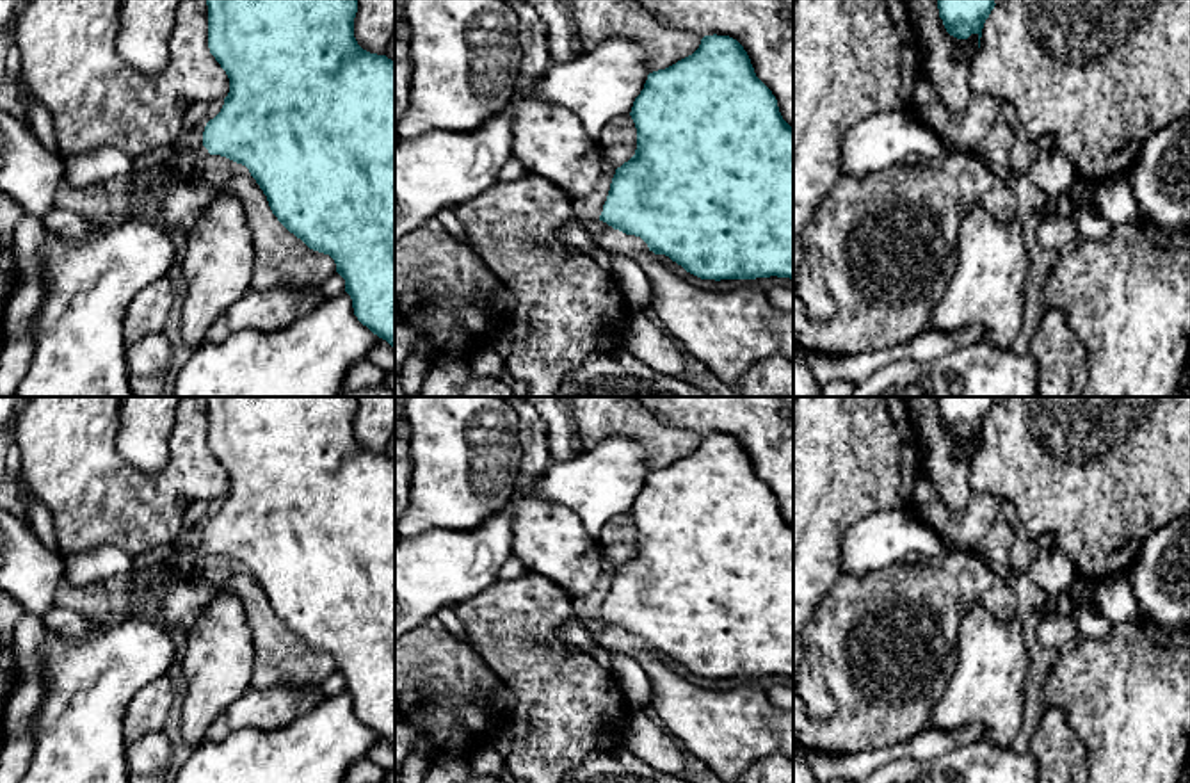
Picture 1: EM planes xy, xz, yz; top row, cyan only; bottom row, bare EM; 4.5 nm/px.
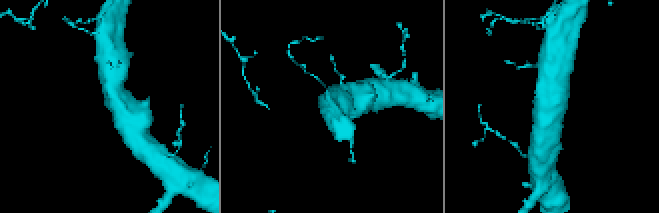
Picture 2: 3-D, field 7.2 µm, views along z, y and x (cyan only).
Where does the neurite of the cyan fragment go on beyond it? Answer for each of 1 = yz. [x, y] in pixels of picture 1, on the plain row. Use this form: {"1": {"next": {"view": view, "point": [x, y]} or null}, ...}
{"1": {"next": null}}

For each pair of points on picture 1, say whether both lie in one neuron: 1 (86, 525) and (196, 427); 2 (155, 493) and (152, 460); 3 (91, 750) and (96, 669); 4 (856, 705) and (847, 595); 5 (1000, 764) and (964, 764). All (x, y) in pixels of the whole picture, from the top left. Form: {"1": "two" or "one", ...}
{"1": "one", "2": "two", "3": "one", "4": "one", "5": "one"}

